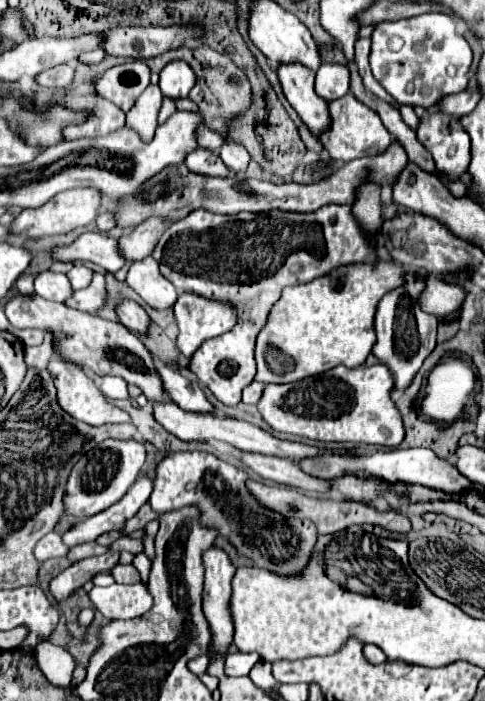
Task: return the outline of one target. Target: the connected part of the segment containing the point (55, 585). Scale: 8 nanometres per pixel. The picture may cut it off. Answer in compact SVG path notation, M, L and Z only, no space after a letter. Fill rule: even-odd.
M111 551L97 555L97 557L81 559L77 563L73 563L71 567L67 567L65 571L61 571L55 579L51 579L49 591L57 601L67 599L95 575L113 569L117 565L117 561L119 561L119 553L111 553Z

